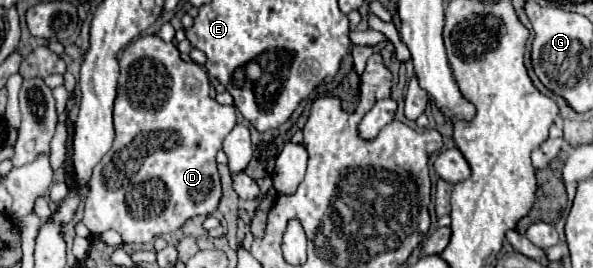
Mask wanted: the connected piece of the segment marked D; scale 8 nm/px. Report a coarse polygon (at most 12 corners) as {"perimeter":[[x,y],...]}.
{"perimeter":[[156,35],[120,53],[82,221],[142,245],[218,209],[234,105]]}

